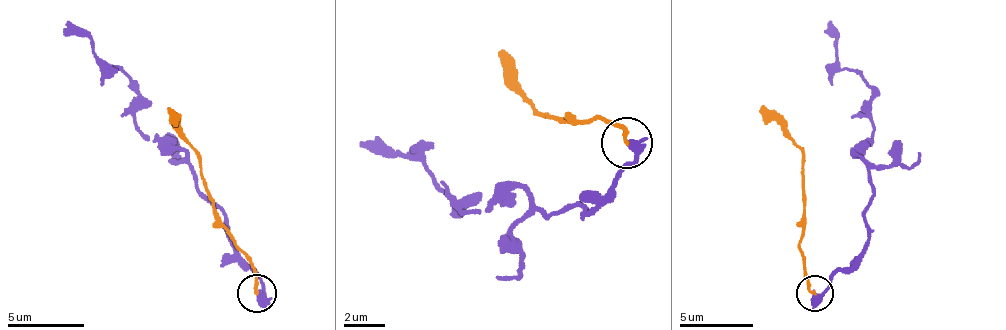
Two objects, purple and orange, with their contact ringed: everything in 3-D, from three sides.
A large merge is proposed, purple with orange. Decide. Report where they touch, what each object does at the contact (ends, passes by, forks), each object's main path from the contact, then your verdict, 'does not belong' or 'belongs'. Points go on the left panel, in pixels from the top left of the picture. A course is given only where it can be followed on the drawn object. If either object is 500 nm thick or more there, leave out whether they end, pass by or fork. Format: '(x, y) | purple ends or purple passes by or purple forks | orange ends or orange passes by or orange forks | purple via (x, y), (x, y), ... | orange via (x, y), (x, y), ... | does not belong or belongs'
(256, 293) | purple via (259, 292), (263, 283), (231, 246), (227, 215), (196, 172), (138, 125), (134, 84), (85, 37), (62, 29) | orange via (255, 292), (252, 258), (221, 220), (198, 151), (169, 112) | does not belong

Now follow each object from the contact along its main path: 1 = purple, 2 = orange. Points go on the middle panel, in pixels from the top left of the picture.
1: (631, 144), (635, 158), (593, 206), (544, 215), (517, 186), (465, 214), (416, 161), (389, 148), (358, 142)
2: (625, 144), (619, 125), (543, 114), (500, 48)

